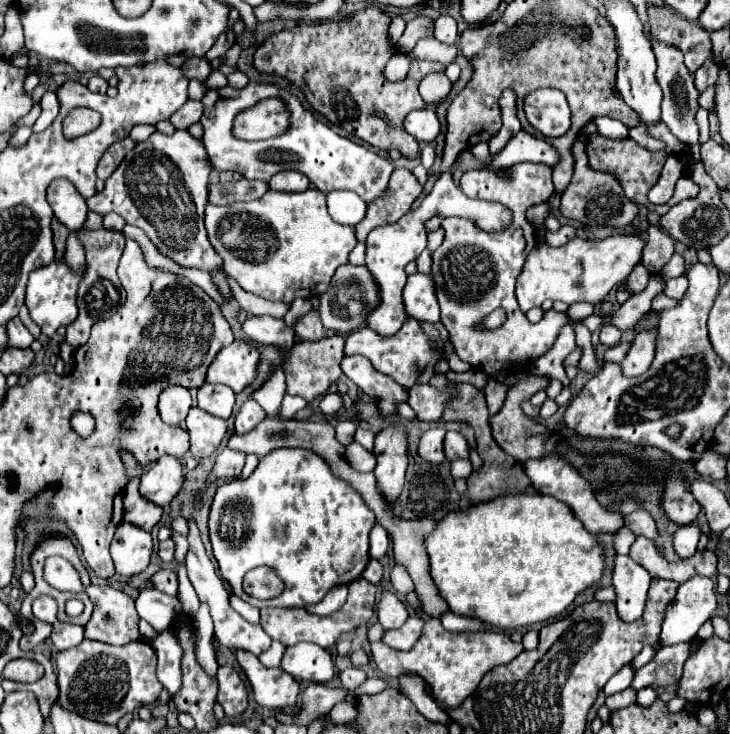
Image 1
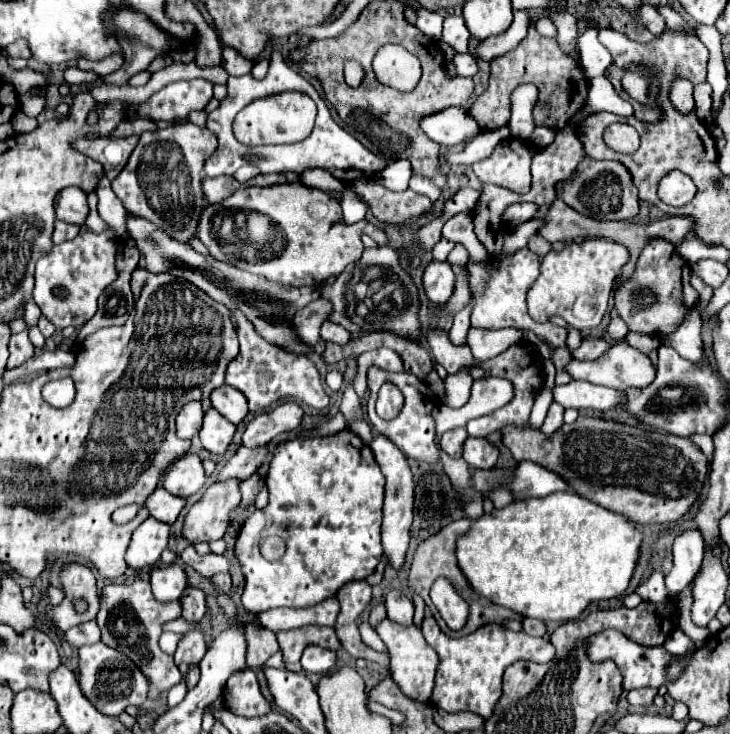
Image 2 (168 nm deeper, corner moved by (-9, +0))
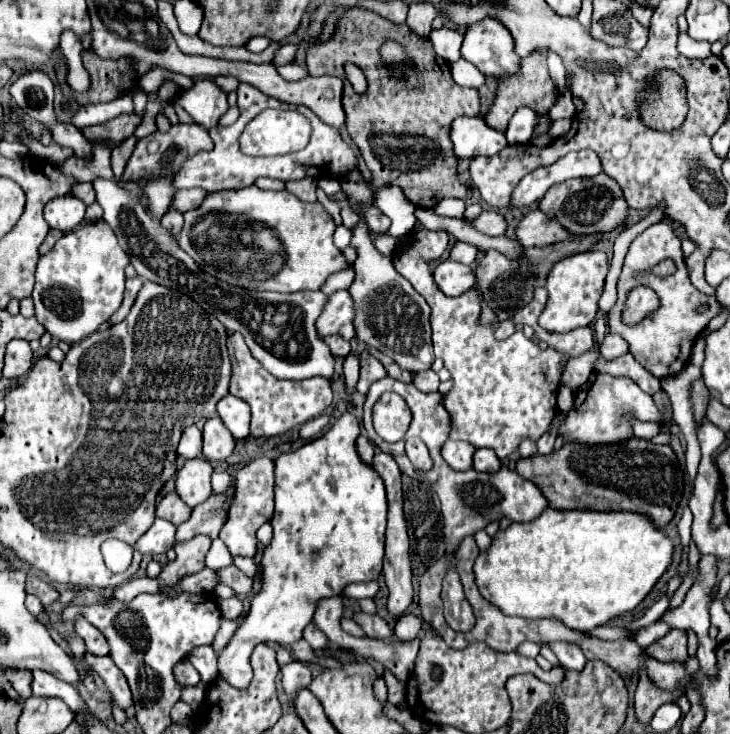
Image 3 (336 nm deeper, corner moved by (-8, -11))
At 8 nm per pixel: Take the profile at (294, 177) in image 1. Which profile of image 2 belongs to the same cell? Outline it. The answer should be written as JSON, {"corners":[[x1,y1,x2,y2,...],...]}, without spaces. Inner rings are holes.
{"corners":[[306,169,300,175,300,181,304,185,328,191,328,193,342,193,344,191,344,181,336,179,332,173,328,173,326,169]]}

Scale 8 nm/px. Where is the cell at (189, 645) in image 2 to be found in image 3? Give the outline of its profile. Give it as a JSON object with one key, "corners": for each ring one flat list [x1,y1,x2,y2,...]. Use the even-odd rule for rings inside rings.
{"corners":[[189,660,177,662,173,671,175,678,177,678,177,682,179,682,181,686,193,686,193,684,197,684,197,682,201,680,199,672,191,666]]}

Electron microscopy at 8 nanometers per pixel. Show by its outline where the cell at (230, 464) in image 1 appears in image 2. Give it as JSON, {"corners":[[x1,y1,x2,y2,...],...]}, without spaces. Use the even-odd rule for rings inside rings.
{"corners":[[240,481,214,483,204,491,200,501,192,505,182,527,182,537,190,545,224,537,228,525,226,517,240,503,238,485]]}

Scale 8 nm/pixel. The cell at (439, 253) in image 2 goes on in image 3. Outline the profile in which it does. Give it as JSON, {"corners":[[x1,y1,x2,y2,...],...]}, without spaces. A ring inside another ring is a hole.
{"corners":[[455,242,451,252,449,252,449,258,457,260,457,262,463,262,463,264,473,264,475,262,475,254,477,254,477,248,473,248,471,244]]}

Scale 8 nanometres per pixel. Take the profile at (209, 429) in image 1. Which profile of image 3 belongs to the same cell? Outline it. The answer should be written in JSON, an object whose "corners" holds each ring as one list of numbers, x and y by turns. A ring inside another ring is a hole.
{"corners":[[219,416,205,422,203,428,203,454,207,460,225,460,235,448,235,438,225,428]]}

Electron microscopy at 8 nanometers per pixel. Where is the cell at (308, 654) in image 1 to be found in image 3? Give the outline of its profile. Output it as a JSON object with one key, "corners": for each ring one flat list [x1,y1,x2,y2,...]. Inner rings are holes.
{"corners":[[345,412,321,438,315,438,295,452,281,454,275,460,273,538,261,554,261,590,253,596,249,612,243,616,229,644,217,658,217,676,227,684,241,690,249,686,249,680,253,678,249,658,257,644,273,640,281,646,291,646,301,640,301,630,313,620,319,600,343,594,345,586,353,582,379,578,385,554,387,498,381,476,357,454,357,436,359,422,351,412]]}

